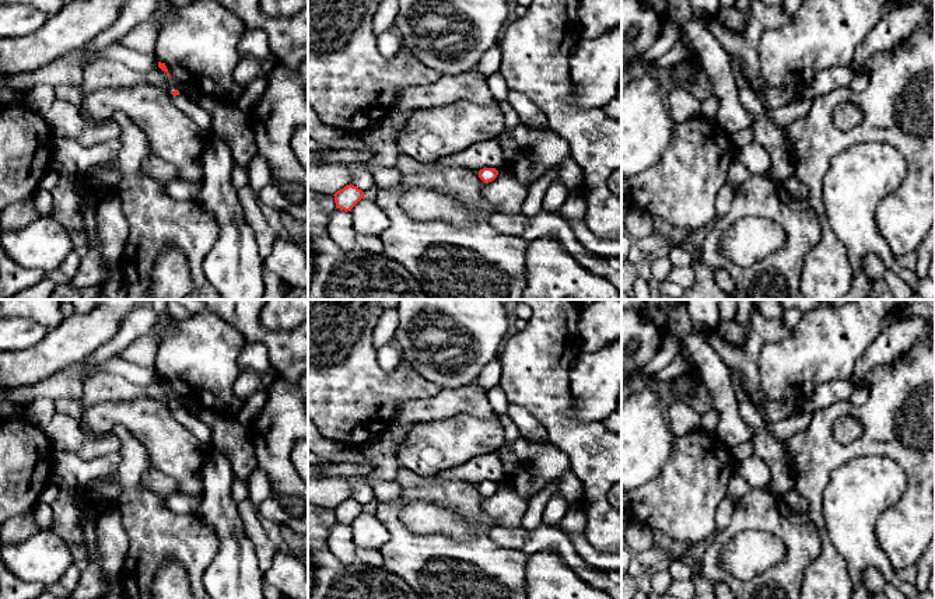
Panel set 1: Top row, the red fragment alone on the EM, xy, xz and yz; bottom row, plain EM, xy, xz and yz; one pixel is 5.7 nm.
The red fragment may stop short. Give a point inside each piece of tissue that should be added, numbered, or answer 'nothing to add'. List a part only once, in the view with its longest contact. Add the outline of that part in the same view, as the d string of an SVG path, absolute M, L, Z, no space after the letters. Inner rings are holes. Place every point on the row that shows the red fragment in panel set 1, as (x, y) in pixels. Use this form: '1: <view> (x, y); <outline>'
1: xy (200, 116); M176 95L174 104L203 130L211 130L211 115L196 102L196 95Z

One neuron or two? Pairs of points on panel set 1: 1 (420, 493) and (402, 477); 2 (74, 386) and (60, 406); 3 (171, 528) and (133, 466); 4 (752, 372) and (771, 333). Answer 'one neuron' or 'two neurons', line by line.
1: two neurons
2: two neurons
3: one neuron
4: one neuron

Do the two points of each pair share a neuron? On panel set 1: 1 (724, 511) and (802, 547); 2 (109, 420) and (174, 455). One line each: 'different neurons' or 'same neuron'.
1: different neurons
2: same neuron

